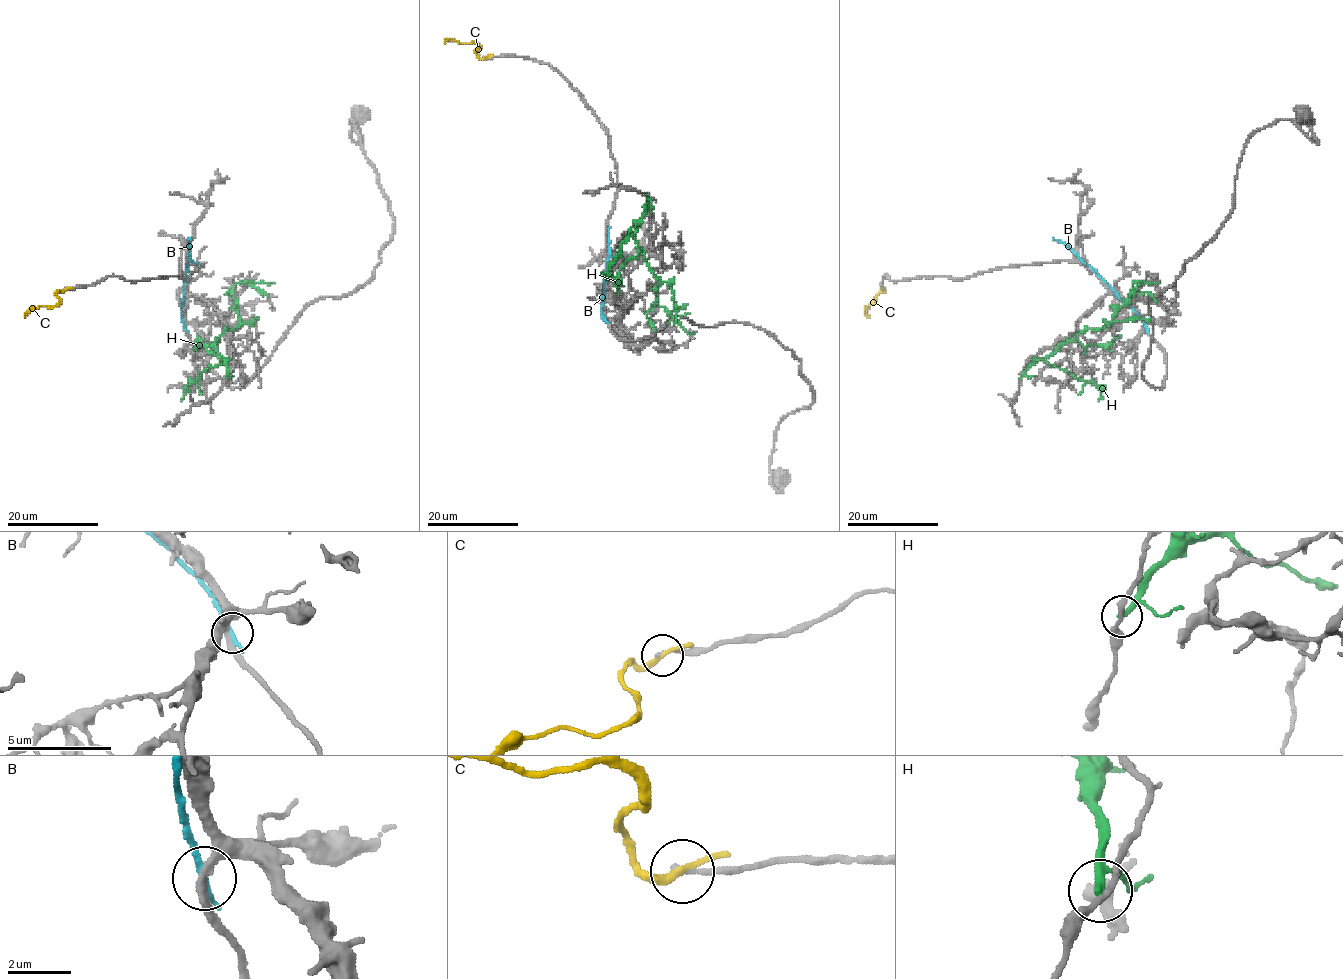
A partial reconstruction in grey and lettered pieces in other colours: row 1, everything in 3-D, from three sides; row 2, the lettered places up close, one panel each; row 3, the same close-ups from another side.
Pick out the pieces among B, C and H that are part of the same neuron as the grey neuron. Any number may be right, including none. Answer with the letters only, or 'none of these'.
none of these

